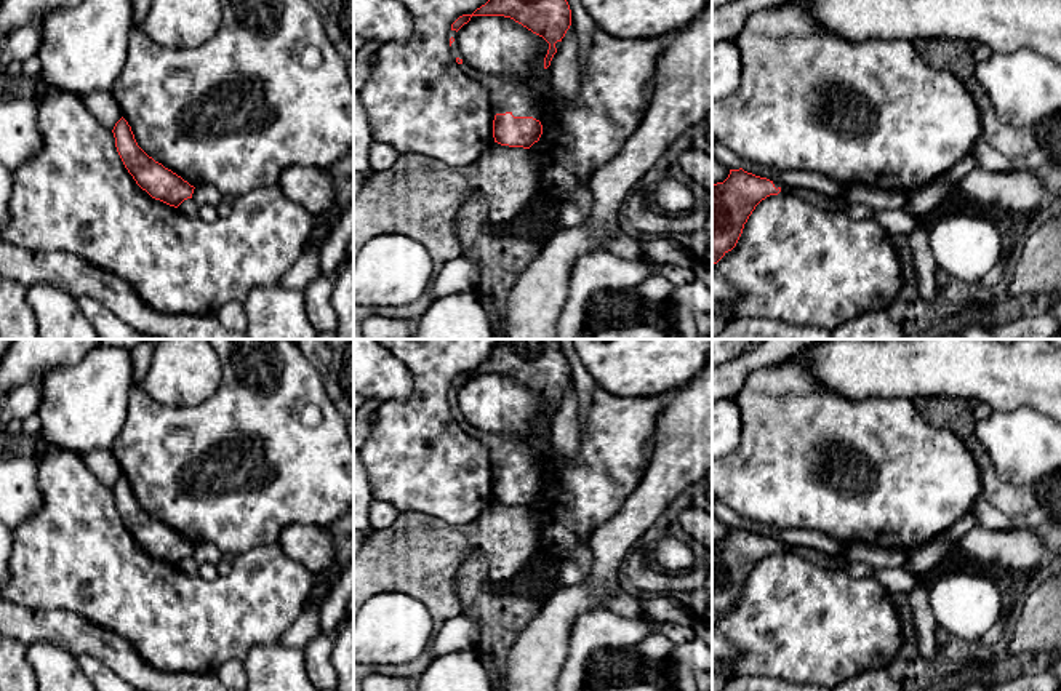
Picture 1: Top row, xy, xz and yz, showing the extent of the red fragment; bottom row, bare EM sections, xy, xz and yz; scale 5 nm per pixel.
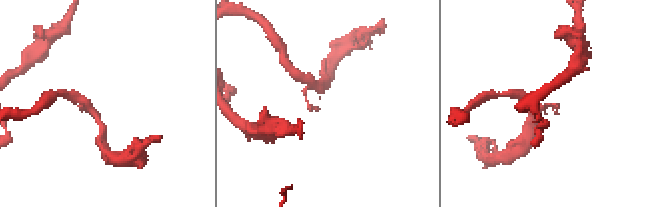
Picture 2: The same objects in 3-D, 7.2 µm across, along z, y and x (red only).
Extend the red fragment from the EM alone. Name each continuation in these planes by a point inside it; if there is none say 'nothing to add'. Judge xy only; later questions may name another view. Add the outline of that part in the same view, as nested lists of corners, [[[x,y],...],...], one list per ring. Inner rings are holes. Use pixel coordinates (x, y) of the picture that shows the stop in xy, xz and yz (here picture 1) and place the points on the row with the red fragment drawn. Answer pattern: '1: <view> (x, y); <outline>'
nothing to add

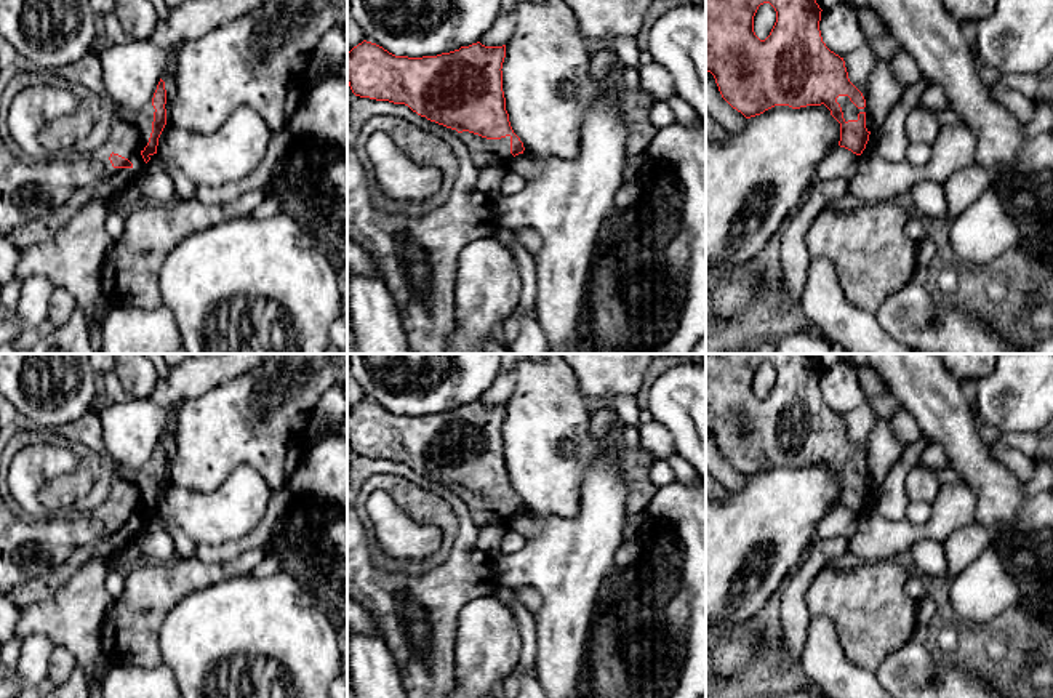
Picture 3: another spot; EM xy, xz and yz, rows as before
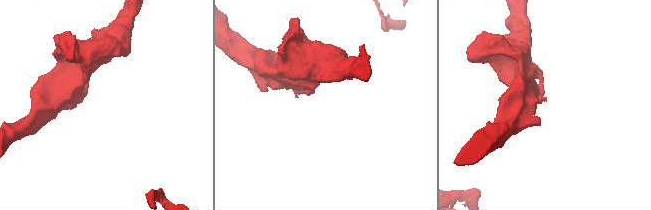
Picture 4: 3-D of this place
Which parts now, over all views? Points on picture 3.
1: yz (850, 111); [[[839,96],[839,98],[837,98],[837,102],[839,102],[840,107],[842,107],[845,122],[848,122],[848,120],[858,120],[858,114],[859,114],[859,112],[866,112],[866,107],[864,107],[864,109],[858,109],[858,107],[850,101],[848,96]]]

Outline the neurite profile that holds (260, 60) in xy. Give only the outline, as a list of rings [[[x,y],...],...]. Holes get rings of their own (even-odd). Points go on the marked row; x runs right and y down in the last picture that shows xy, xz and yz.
[[[264,0],[227,26],[189,40],[178,48],[174,59],[174,91],[166,125],[192,133],[216,131],[238,107],[256,110],[274,131],[288,128],[291,117],[309,88],[309,64],[318,42],[334,26],[347,21],[347,0]]]

